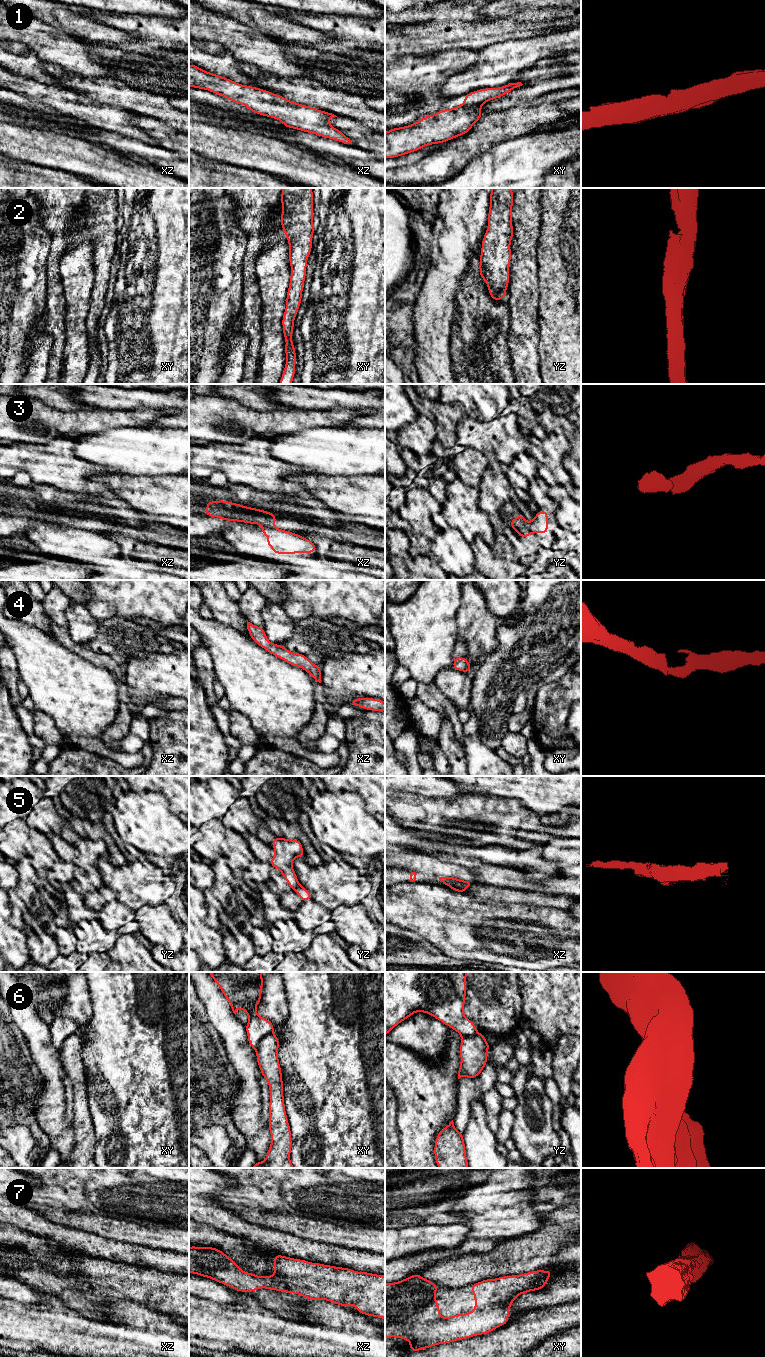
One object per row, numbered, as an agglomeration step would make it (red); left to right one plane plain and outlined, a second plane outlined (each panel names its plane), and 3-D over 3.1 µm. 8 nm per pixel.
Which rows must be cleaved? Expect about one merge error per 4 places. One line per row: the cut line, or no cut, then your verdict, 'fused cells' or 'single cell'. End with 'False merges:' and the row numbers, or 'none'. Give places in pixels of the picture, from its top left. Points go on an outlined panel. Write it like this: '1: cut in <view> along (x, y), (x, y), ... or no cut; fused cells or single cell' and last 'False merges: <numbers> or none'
1: no cut; single cell
2: no cut; single cell
3: cut in yz along (526, 522), (526, 527), (531, 532); fused cells
4: no cut; single cell
5: cut in xz along (470, 885), (455, 883), (449, 886); fused cells
6: cut in xy along (272, 1032), (265, 1035), (255, 1048); fused cells
7: no cut; single cell
False merges: 3, 5, 6

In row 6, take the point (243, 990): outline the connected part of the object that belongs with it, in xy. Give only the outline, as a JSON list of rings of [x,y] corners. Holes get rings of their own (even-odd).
[[[262,972],[208,973],[229,1001],[233,1013],[236,1015],[237,1010],[241,1008],[248,1015],[249,1021],[245,1025],[248,1043],[253,1049],[256,1049],[260,1040],[274,1031],[273,1023],[256,1013],[264,986]]]

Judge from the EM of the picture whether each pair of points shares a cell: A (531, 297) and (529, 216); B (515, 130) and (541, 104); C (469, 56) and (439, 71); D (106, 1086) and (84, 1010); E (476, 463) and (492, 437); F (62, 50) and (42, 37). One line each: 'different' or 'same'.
A: same
B: different
C: same
D: different
E: different
F: same

